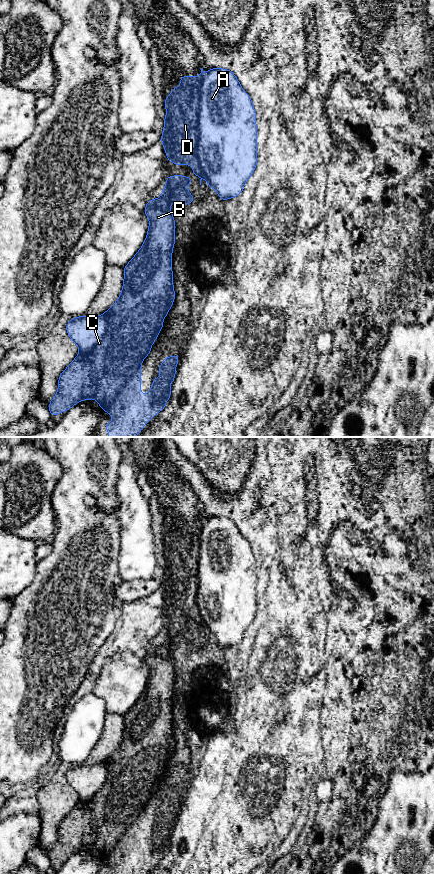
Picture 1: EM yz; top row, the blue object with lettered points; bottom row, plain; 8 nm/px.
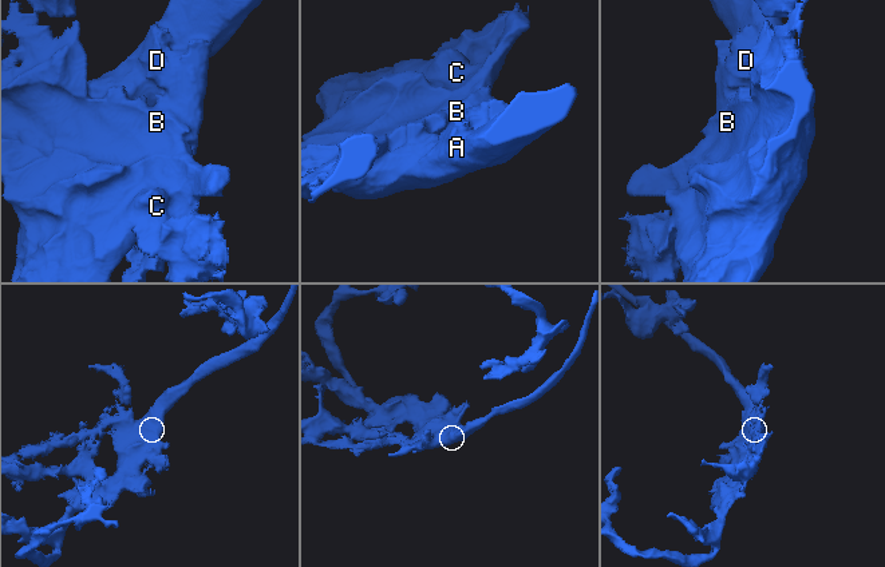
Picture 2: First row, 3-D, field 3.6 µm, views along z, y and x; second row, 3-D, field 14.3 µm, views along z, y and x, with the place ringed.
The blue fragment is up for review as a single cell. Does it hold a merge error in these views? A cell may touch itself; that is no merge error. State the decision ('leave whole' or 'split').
split

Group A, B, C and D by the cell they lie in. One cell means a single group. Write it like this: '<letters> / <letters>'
A B C / D

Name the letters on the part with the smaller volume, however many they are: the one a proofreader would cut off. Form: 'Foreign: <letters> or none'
Foreign: D

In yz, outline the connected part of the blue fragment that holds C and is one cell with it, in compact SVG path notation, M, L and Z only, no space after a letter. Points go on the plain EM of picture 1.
M160 651L155 657L145 657L144 661L150 670L147 685L140 698L123 716L123 736L118 748L100 764L72 766L66 773L69 785L79 795L79 802L59 824L57 842L48 853L51 865L55 862L60 863L62 859L68 859L79 849L95 846L99 854L113 864L113 869L105 871L104 874L145 874L165 856L171 844L171 830L175 828L179 803L163 807L163 811L157 817L162 824L152 827L151 838L144 844L141 843L142 810L151 800L151 793L155 791L159 779L163 777L163 767L175 747L172 721L172 699L175 692L174 663L167 651Z

